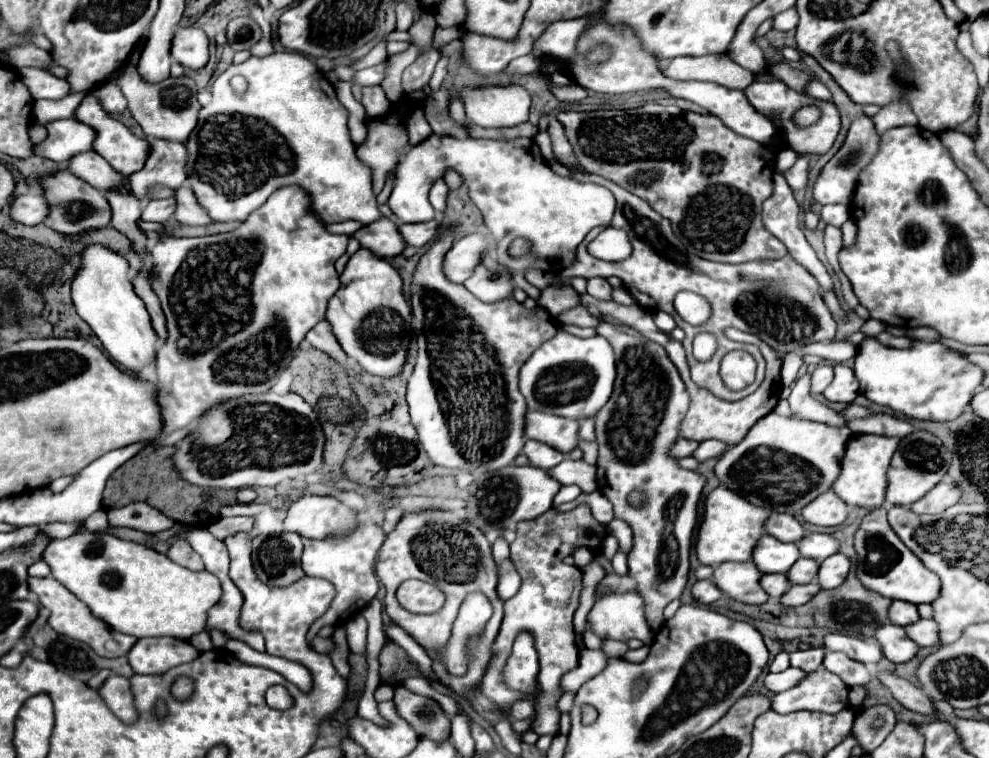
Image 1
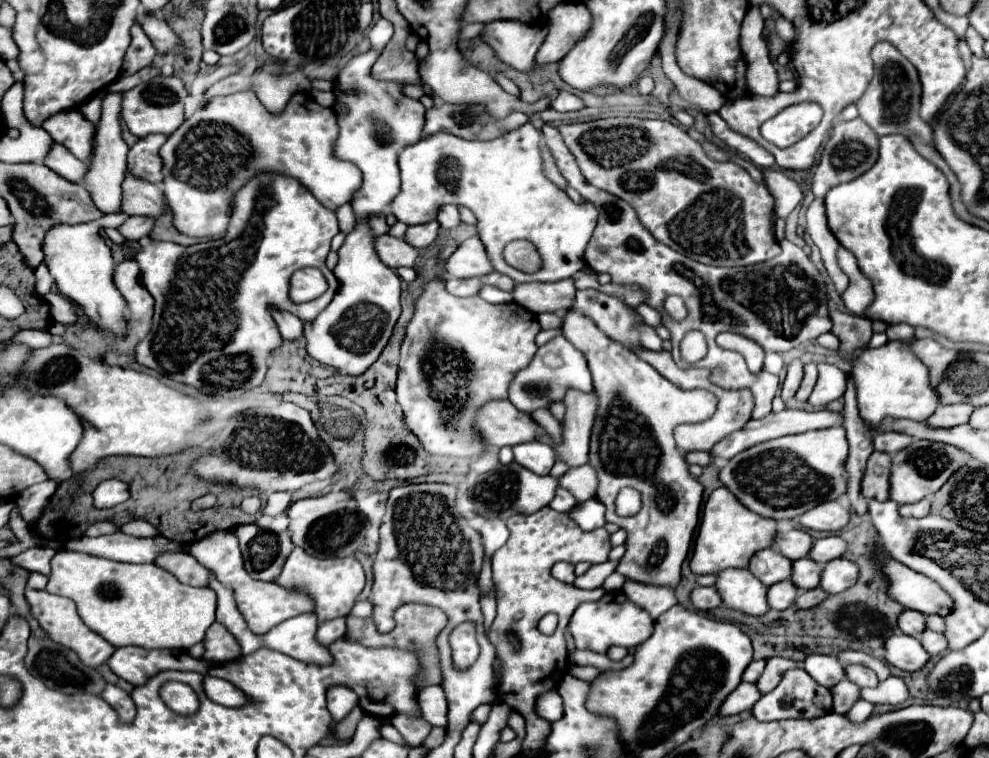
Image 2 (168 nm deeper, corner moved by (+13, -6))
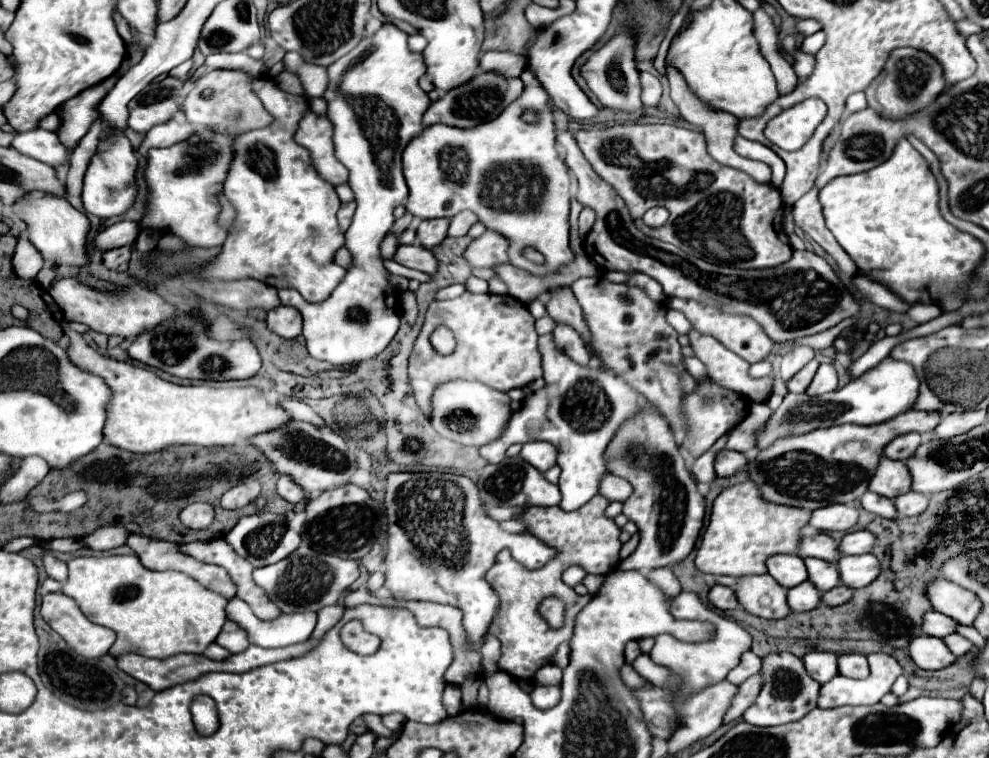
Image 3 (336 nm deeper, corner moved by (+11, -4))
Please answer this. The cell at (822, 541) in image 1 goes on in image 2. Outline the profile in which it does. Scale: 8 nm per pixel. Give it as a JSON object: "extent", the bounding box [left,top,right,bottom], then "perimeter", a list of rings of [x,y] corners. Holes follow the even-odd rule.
{"extent":[810,536,848,558],"perimeter":[[[828,536],[822,540],[816,540],[812,550],[810,550],[810,558],[840,558],[844,552],[848,550],[848,542],[842,540],[840,536]]]}

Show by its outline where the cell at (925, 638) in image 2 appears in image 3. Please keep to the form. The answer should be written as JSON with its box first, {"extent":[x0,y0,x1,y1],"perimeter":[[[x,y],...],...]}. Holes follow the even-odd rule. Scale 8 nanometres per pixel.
{"extent":[944,634,972,656],"perimeter":[[[948,634],[948,636],[944,636],[944,644],[948,646],[948,650],[954,656],[962,656],[962,654],[966,654],[972,648],[972,642],[966,640],[966,638],[962,638],[960,634]]]}

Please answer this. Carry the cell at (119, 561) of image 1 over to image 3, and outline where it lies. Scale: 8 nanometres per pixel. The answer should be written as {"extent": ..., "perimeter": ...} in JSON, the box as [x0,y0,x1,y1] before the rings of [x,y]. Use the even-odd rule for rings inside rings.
{"extent":[62,556,226,658],"perimeter":[[[80,556],[72,558],[68,562],[68,578],[62,582],[62,594],[76,600],[84,616],[94,622],[102,624],[104,628],[110,628],[116,632],[114,648],[110,650],[110,656],[120,656],[124,652],[142,654],[148,658],[168,658],[180,652],[190,654],[202,654],[210,642],[216,640],[222,624],[226,622],[224,606],[226,598],[206,590],[202,584],[192,580],[186,574],[180,572],[154,572],[142,566],[140,558],[130,556]]]}

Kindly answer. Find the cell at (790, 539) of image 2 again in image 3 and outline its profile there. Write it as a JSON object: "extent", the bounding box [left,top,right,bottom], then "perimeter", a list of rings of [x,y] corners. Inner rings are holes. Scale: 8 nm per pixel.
{"extent":[798,532,838,562],"perimeter":[[[824,532],[814,534],[814,536],[802,536],[800,544],[798,544],[798,552],[800,558],[806,556],[814,556],[814,558],[822,558],[828,562],[838,560],[838,548],[836,548],[836,540]]]}

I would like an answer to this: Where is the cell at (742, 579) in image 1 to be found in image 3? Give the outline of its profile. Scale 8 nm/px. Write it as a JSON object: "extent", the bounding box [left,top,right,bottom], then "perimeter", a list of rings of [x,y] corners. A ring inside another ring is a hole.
{"extent":[734,574,792,618],"perimeter":[[[770,574],[742,576],[734,588],[738,604],[760,618],[782,618],[792,610],[786,604],[786,588],[780,586]]]}

